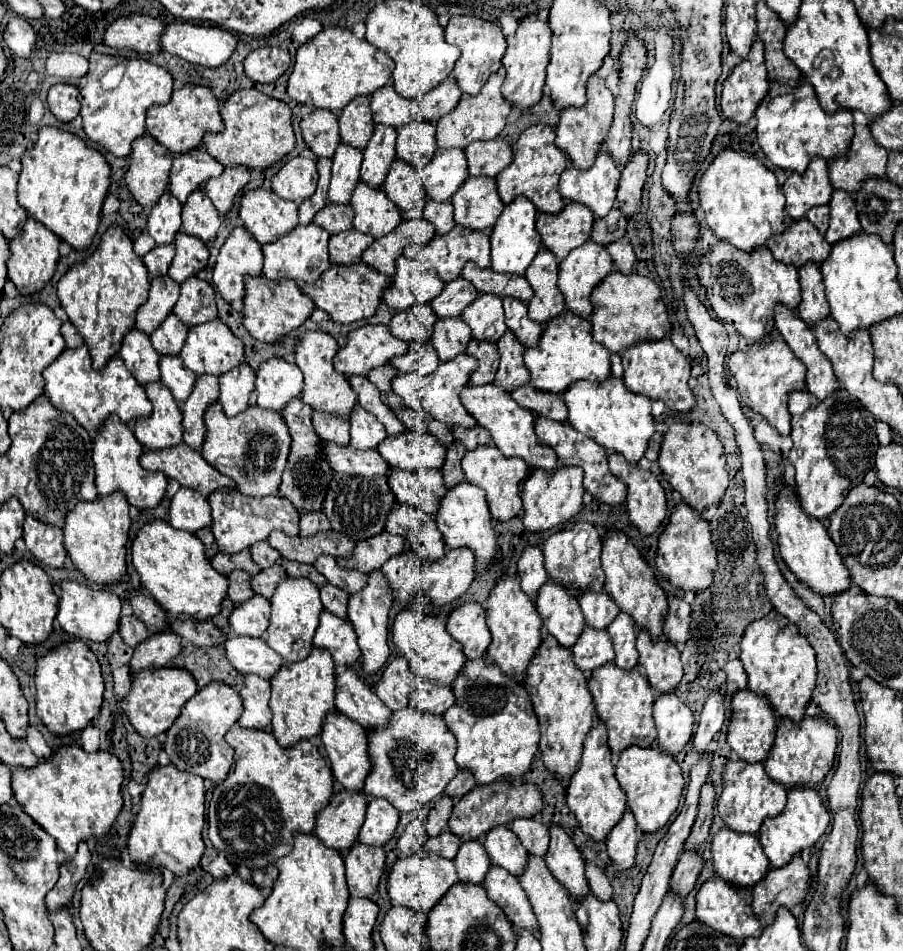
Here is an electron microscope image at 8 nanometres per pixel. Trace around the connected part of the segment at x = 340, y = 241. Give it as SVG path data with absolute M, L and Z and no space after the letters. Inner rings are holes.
M351 229L349 233L339 233L337 237L329 239L331 263L337 263L337 265L359 263L359 257L371 243L373 243L373 237L365 237L355 229Z

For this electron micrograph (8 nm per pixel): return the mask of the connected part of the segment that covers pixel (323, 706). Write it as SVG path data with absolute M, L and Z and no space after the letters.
M313 649L305 661L285 663L271 681L269 707L273 711L273 735L281 747L293 747L301 739L319 735L325 717L335 711L335 665L329 653Z

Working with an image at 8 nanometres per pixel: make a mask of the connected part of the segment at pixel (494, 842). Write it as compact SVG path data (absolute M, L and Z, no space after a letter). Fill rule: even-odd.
M493 829L493 833L489 833L489 837L485 837L483 845L485 845L493 865L503 867L505 871L509 871L515 877L521 877L525 873L529 853L521 845L521 841L517 841L517 837L513 837L511 829Z

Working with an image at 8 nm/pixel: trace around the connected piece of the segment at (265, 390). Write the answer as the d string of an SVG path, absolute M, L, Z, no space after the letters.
M269 359L257 371L255 395L257 405L281 413L293 397L303 391L303 373L285 359Z

